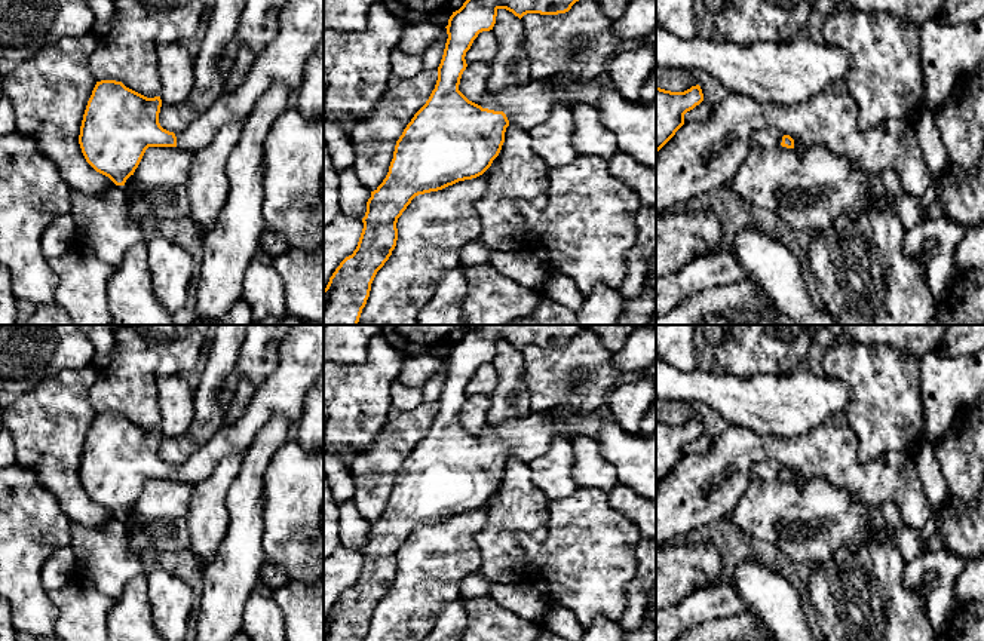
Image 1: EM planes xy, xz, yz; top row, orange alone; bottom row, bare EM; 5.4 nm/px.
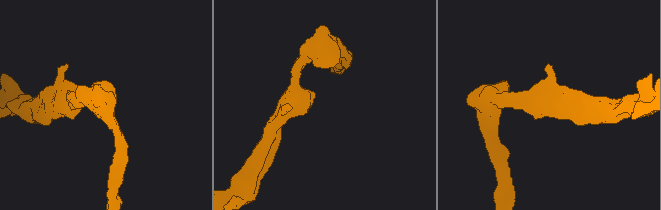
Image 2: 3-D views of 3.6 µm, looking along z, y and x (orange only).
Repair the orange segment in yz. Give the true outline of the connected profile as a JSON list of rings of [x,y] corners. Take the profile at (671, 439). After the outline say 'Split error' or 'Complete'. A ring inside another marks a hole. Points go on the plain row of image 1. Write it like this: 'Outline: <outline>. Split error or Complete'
Outline: [[[699,417],[684,424],[656,420],[656,485],[684,457],[684,447],[703,433]]]. Complete

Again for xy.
Outline: [[[292,325],[281,343],[276,369],[255,387],[245,412],[178,466],[159,456],[160,429],[147,430],[116,412],[96,414],[80,458],[82,485],[96,504],[125,518],[148,479],[196,485],[226,456],[245,454],[273,417],[298,421],[306,393],[322,378],[324,325]]]. Split error

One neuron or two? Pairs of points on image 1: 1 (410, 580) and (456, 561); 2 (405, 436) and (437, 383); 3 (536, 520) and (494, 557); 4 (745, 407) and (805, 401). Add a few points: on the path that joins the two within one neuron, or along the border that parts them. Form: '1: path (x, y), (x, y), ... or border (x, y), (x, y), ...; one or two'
1: path (422, 579), (440, 561), (444, 561); one
2: border (423, 401), (437, 402); two
3: path (523, 520), (518, 520), (497, 543); one
4: path (760, 404), (790, 404); one

